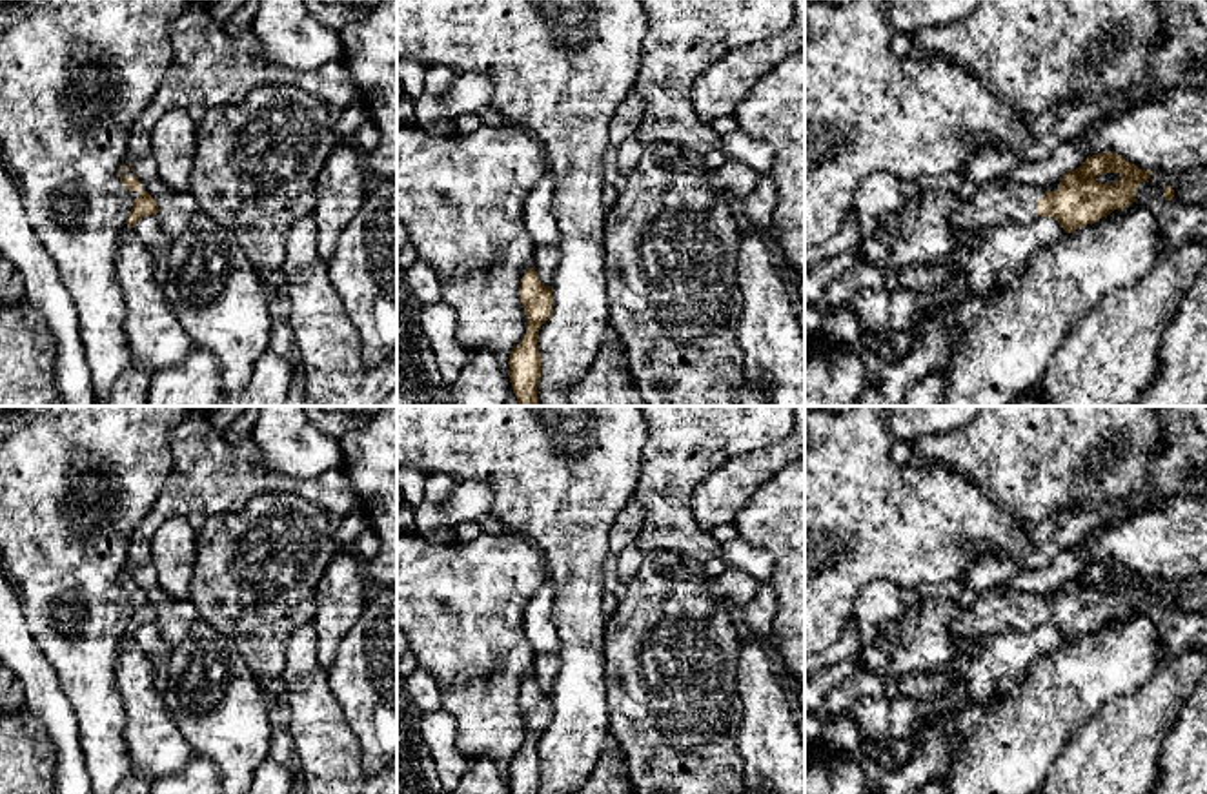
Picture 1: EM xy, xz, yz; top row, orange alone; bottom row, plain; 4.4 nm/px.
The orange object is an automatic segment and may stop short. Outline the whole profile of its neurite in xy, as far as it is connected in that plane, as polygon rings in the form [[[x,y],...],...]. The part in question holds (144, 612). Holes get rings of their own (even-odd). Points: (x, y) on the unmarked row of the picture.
[[[140,599],[140,603],[133,608],[133,616],[127,626],[127,634],[135,634],[142,625],[157,623],[158,614],[155,606],[147,599]]]

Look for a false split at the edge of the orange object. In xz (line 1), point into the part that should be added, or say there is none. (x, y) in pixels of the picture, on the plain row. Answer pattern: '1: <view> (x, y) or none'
1: none

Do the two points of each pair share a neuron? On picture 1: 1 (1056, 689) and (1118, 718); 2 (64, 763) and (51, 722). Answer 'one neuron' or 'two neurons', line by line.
1: two neurons
2: one neuron

